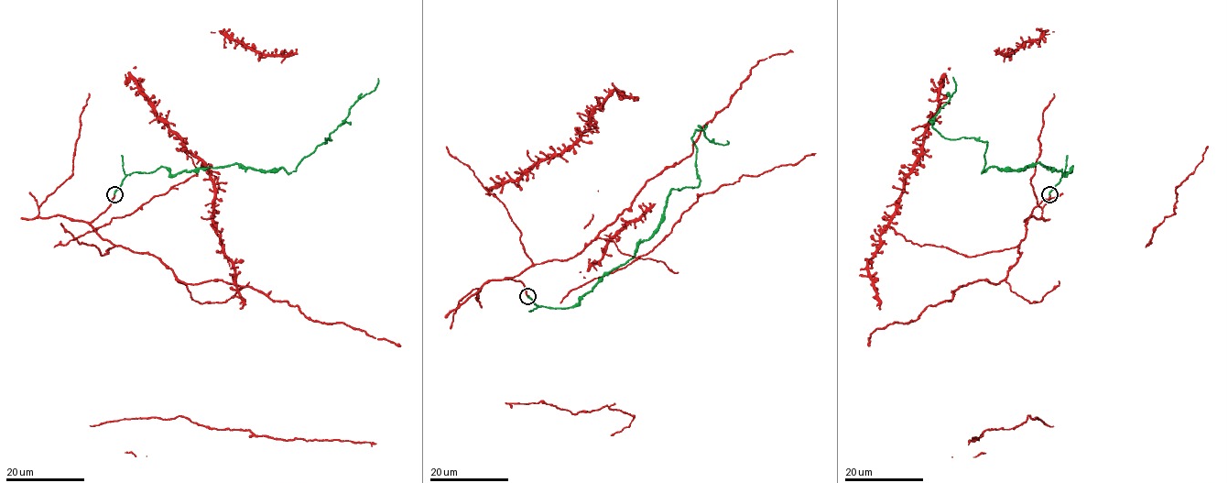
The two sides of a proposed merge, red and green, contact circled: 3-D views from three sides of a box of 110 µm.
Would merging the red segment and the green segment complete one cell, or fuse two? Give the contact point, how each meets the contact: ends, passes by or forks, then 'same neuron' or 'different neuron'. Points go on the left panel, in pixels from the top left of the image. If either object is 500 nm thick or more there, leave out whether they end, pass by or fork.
place (114, 194); red ends; green ends; same neuron

